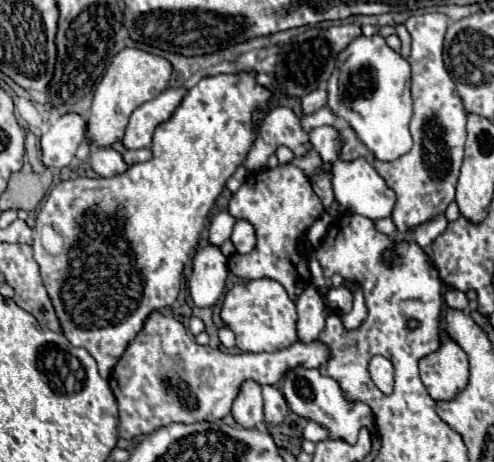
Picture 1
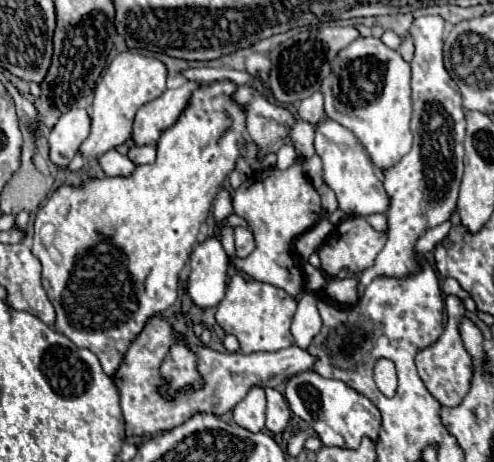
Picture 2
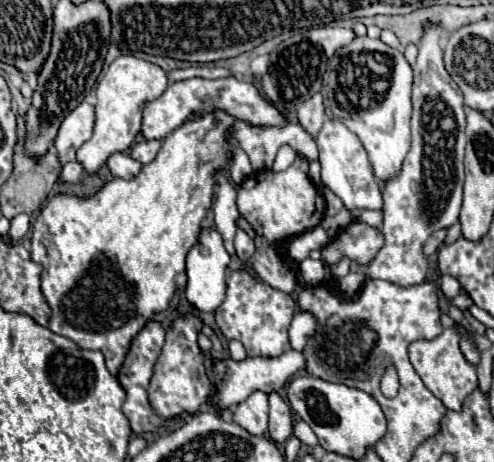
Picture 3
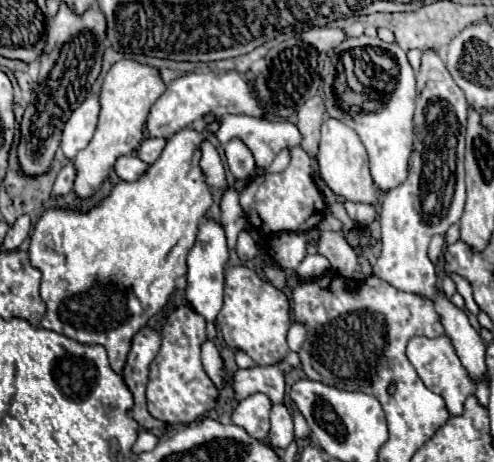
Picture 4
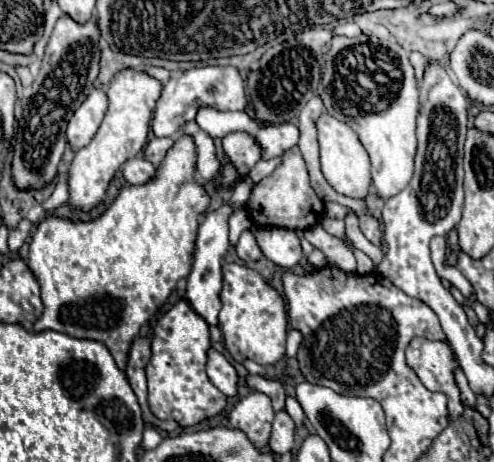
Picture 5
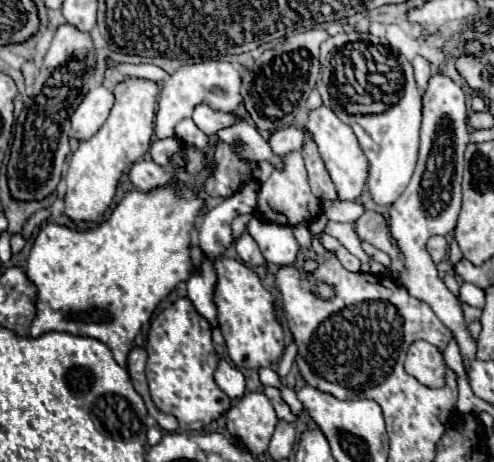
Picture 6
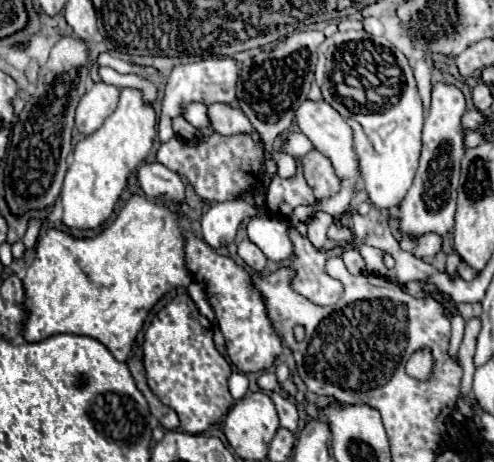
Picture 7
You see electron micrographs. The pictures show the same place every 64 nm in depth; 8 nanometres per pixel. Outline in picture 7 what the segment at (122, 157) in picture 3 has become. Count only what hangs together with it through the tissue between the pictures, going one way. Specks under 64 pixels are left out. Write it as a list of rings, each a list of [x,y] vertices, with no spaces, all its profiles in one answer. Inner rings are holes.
[[[158,162],[142,164],[136,170],[136,178],[140,188],[148,198],[158,198],[166,202],[182,202],[184,200],[184,184],[180,176]]]

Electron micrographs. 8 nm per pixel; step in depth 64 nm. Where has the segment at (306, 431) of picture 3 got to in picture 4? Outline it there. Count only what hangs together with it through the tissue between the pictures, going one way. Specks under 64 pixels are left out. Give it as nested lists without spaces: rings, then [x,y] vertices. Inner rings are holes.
[[[294,412],[294,436],[302,438],[302,440],[310,440],[312,432],[304,420],[304,416],[300,416],[300,412]]]

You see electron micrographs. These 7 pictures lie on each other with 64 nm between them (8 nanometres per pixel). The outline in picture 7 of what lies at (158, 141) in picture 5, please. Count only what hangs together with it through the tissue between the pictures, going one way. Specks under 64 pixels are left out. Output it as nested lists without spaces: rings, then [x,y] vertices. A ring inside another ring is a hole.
[[[212,132],[204,142],[184,142],[174,136],[168,142],[162,142],[156,150],[156,160],[166,168],[186,176],[196,192],[210,202],[224,202],[240,196],[246,190],[254,190],[262,182],[264,156],[262,146],[254,144],[250,136],[220,136]]]

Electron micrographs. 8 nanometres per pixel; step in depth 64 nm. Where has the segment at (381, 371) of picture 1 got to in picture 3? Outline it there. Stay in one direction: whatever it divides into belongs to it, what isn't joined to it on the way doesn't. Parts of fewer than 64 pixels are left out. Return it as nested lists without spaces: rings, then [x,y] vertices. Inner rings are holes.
[[[386,366],[384,368],[384,374],[380,378],[380,390],[386,398],[394,398],[396,392],[398,392],[398,376],[396,376],[396,370],[394,366]]]

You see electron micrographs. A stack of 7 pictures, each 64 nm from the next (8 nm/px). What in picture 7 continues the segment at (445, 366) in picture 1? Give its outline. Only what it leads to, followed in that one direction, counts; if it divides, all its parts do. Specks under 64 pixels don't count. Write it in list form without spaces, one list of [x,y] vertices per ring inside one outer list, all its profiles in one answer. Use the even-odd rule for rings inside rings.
[[[422,348],[410,356],[410,360],[406,362],[406,372],[412,378],[428,380],[432,376],[432,366],[434,366],[434,358],[432,358],[430,348]]]

